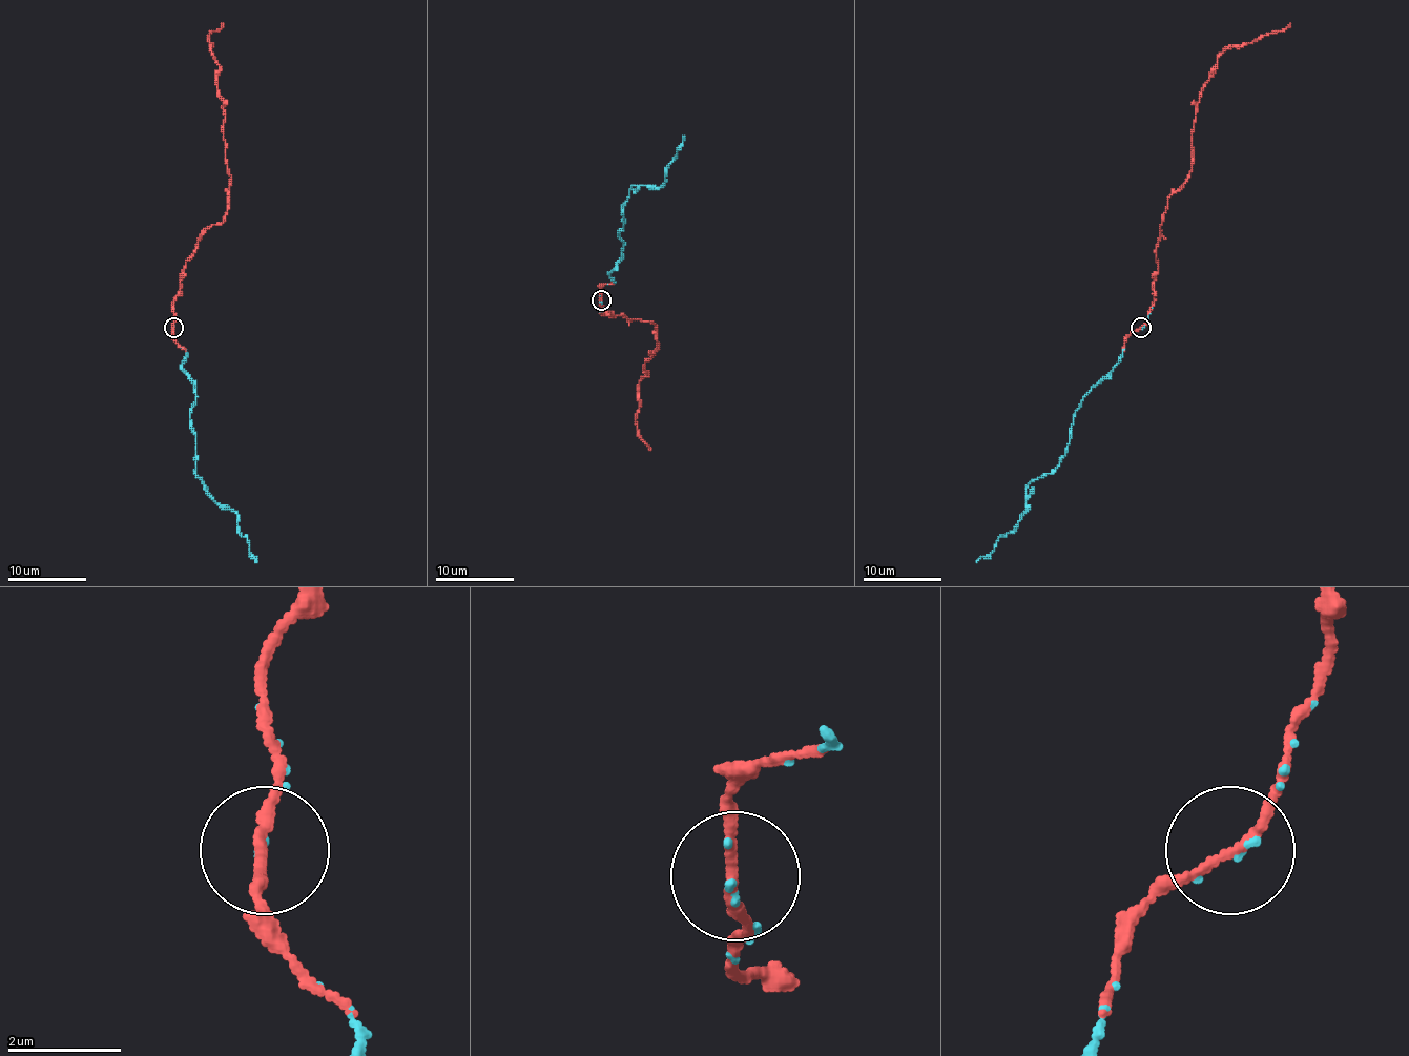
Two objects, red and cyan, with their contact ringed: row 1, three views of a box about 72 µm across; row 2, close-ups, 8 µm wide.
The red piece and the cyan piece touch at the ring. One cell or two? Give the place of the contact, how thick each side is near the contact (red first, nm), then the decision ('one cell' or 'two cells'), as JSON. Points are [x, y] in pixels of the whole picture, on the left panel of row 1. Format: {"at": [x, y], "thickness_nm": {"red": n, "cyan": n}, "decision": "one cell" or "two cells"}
{"at": [173, 328], "thickness_nm": {"red": 160, "cyan": 60}, "decision": "one cell"}

